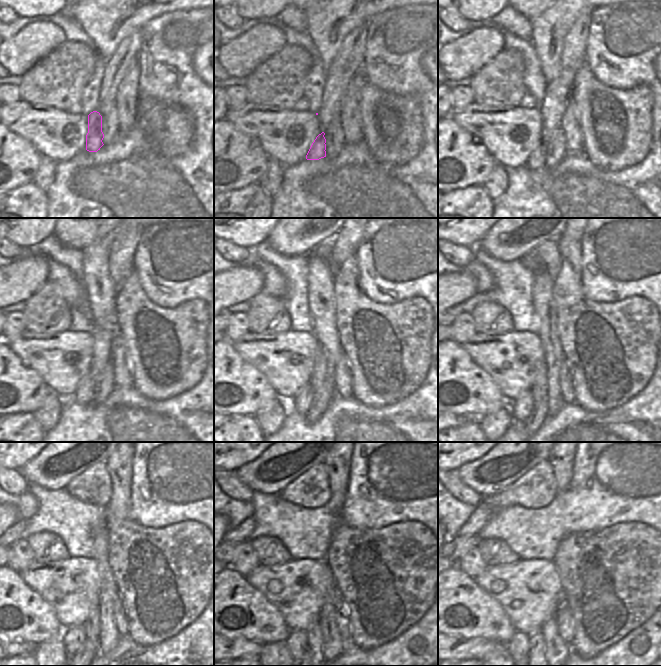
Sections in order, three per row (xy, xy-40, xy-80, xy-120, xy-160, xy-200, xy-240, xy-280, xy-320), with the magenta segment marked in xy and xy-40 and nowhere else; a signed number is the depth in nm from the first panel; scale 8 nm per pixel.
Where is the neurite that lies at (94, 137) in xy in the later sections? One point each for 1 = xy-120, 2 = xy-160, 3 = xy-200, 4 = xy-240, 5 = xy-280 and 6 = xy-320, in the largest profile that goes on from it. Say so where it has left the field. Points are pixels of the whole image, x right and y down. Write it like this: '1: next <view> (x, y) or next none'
1: next xy-120 (84, 394)
2: next xy-160 (303, 399)
3: next xy-200 (523, 405)
4: next xy-240 (74, 637)
5: next xy-280 (296, 644)
6: next xy-320 (519, 645)

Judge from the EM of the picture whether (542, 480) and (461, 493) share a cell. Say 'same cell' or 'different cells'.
different cells

